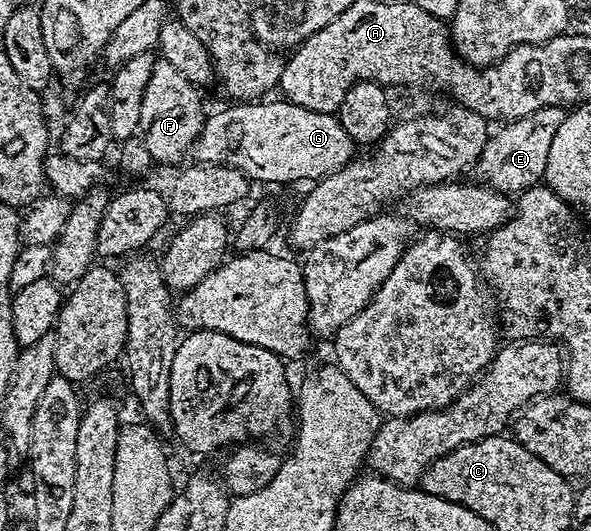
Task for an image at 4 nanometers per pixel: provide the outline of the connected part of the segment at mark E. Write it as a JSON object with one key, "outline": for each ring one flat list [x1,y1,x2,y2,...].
{"outline":[[546,106,542,110,534,110,534,114,523,116,517,120,505,123,501,132,493,131,489,135,480,159,474,165,479,179,489,188,505,194,523,194,527,188,535,188,543,181,546,174,546,158,550,158,550,146,554,142,554,134,558,134,558,126,562,126,566,112,558,106]]}

